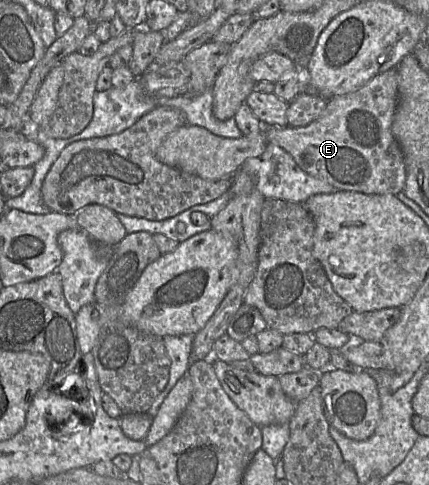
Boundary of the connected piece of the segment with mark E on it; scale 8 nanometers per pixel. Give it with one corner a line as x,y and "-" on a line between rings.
394,67
356,91
331,98
323,113
304,127
264,126
268,143
280,146
304,172
337,190
396,196
406,182
405,158
391,129
398,84
398,68

